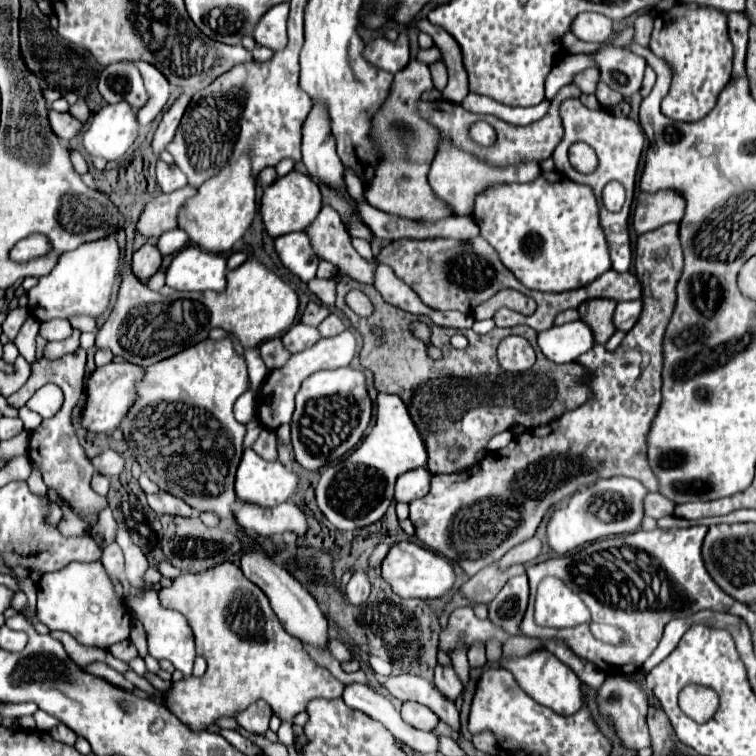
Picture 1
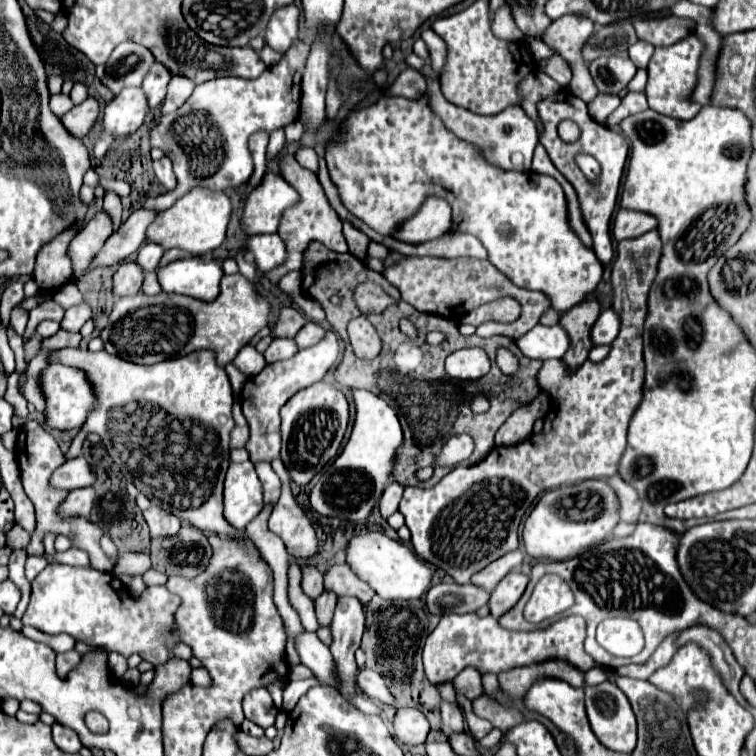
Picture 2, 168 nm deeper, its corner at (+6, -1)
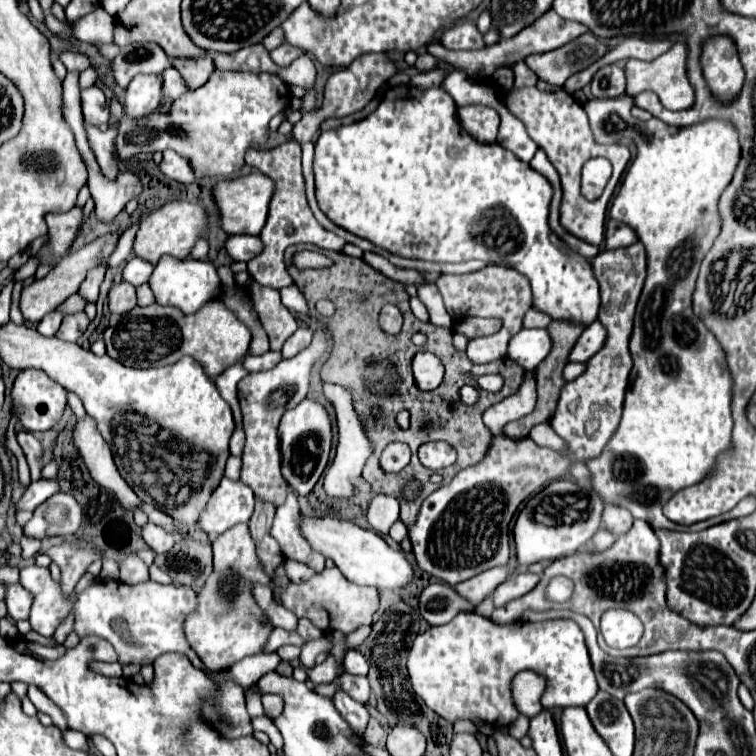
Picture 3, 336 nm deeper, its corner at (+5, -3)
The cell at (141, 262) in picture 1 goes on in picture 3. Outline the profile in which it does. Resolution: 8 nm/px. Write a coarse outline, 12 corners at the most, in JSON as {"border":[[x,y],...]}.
{"border":[[121,281],[109,291],[109,311],[123,315],[137,305],[135,287]]}

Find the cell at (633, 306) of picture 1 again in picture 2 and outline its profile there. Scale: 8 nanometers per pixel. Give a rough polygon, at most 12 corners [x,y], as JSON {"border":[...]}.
{"border":[[612,307],[600,313],[592,329],[594,345],[618,337],[620,315]]}

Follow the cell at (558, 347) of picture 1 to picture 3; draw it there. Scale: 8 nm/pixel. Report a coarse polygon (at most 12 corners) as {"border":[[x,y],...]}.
{"border":[[521,329],[507,357],[531,371],[549,355],[547,329]]}

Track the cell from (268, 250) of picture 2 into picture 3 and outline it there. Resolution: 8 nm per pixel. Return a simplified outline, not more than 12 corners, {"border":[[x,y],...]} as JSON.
{"border":[[231,235],[225,249],[233,261],[249,261],[261,251],[261,239]]}

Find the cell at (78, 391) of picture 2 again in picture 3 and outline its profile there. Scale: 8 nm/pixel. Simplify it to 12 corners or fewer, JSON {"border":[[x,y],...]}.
{"border":[[23,369],[11,415],[25,431],[51,429],[67,393],[39,369]]}

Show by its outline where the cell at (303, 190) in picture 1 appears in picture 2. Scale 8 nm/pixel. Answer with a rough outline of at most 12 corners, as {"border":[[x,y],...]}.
{"border":[[266,173],[246,197],[248,233],[276,233],[282,213],[298,205],[298,191]]}

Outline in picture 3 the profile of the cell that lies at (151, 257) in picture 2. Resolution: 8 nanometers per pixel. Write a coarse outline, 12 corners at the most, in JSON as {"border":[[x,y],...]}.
{"border":[[139,259],[127,261],[123,281],[133,287],[149,281],[153,265]]}

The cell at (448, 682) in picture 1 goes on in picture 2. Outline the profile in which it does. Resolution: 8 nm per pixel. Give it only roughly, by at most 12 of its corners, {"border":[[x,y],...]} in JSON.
{"border":[[442,701],[442,731],[464,731],[464,717],[456,703]]}

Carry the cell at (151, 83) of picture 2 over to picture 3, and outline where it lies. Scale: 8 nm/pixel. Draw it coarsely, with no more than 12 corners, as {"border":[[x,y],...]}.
{"border":[[177,69],[163,73],[163,97],[177,99],[187,83]]}

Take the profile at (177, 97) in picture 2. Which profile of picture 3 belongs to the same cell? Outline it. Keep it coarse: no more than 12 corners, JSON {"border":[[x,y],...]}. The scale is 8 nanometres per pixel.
{"border":[[209,51],[199,57],[175,57],[173,67],[191,91],[215,71]]}

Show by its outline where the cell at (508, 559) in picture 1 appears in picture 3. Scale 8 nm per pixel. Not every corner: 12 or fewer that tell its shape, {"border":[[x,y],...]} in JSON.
{"border":[[507,567],[489,569],[457,583],[455,591],[479,605],[509,577]]}

